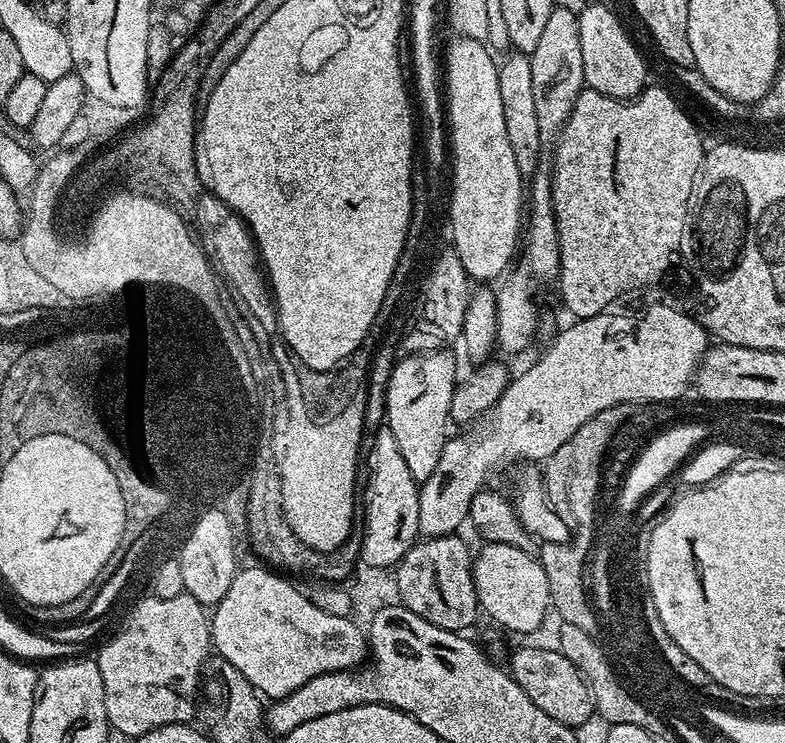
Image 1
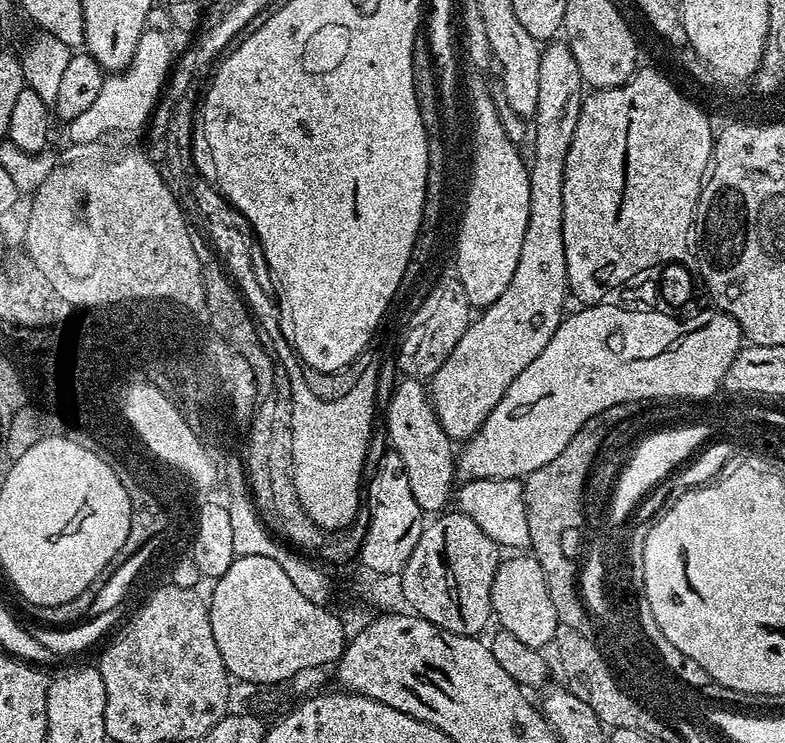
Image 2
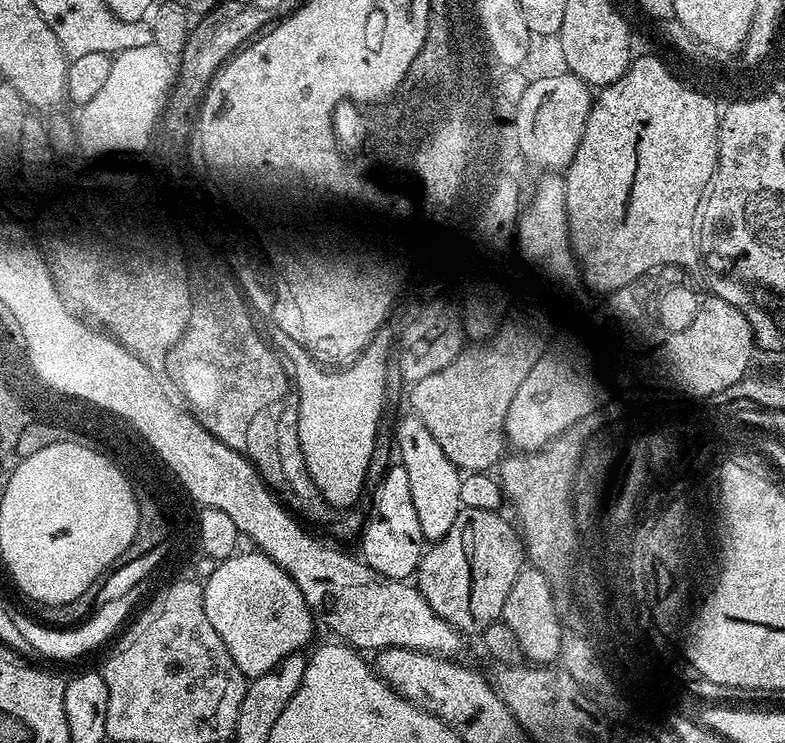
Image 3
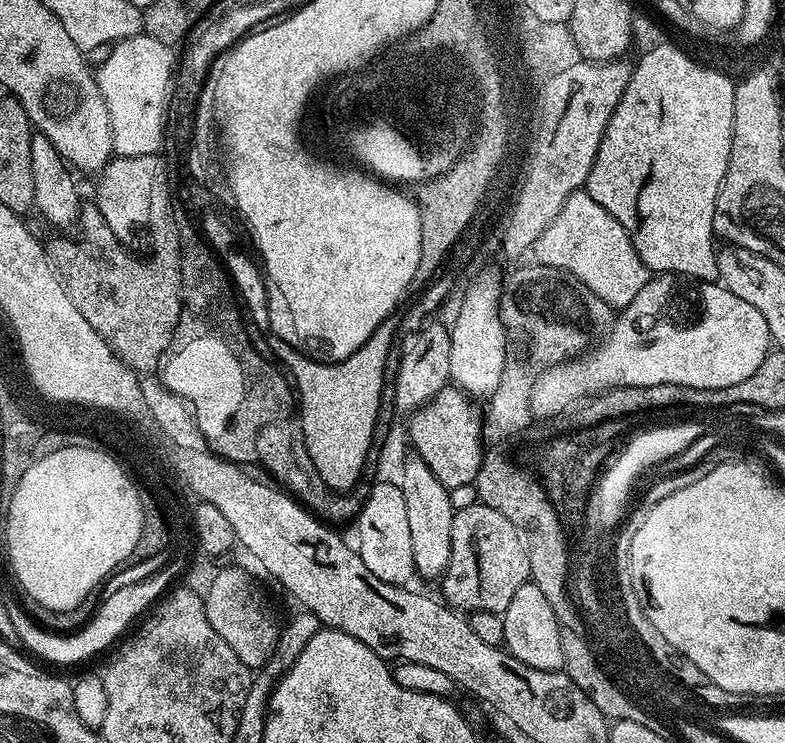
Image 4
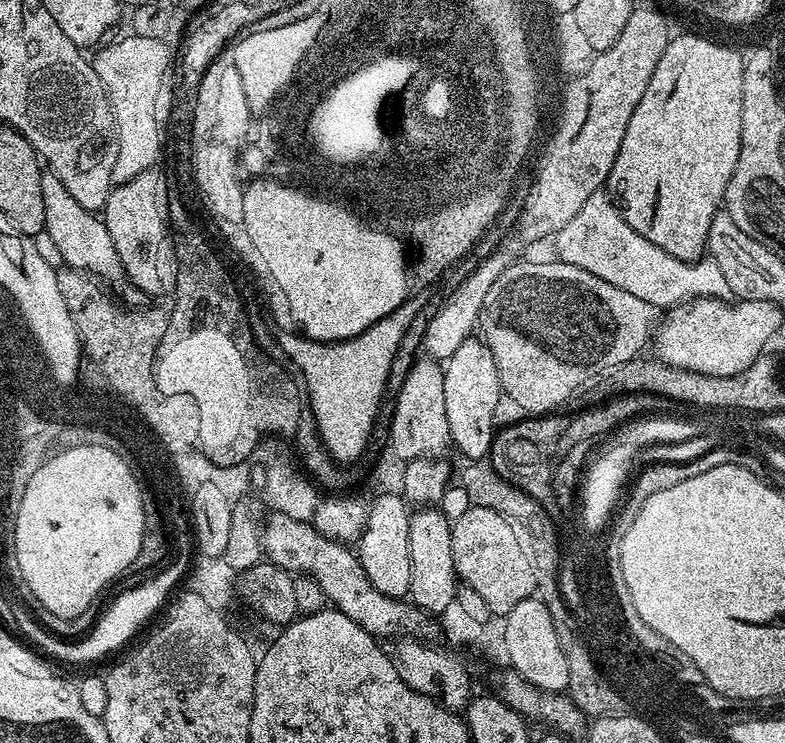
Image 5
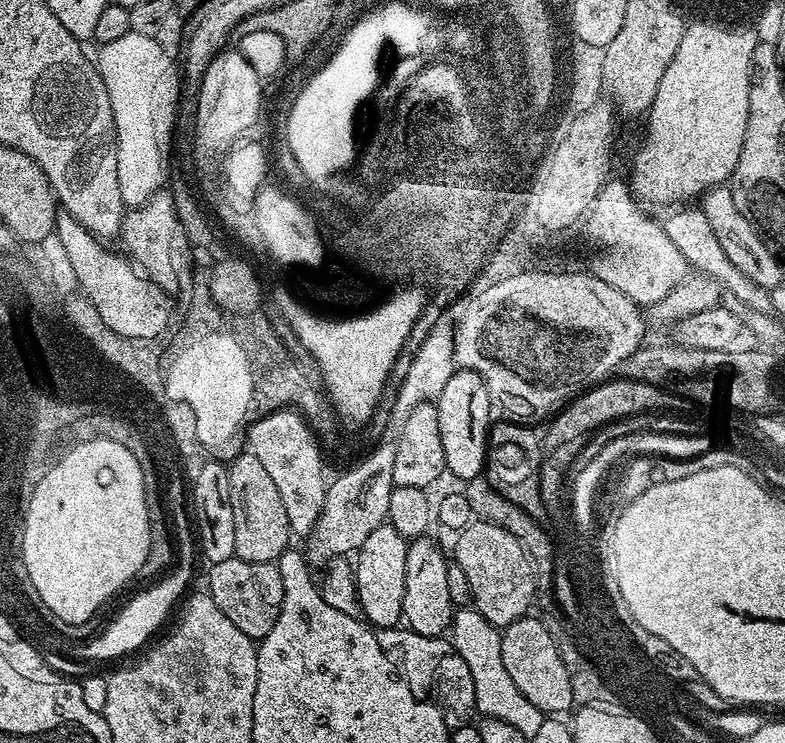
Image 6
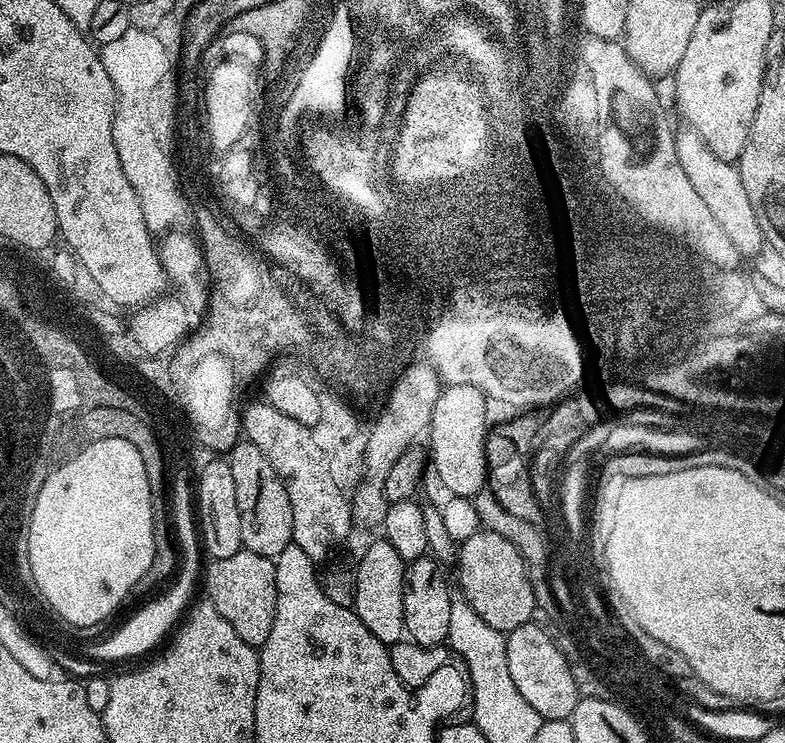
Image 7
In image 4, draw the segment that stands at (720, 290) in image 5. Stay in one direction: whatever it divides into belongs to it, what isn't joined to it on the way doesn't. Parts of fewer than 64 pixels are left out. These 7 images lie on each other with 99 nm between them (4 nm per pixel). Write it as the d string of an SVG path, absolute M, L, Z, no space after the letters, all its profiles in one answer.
M585 189L575 191L574 194L568 196L557 218L539 236L532 256L537 263L543 266L558 268L574 275L613 310L629 305L652 276L647 265L637 254L625 227L605 207L599 206Z

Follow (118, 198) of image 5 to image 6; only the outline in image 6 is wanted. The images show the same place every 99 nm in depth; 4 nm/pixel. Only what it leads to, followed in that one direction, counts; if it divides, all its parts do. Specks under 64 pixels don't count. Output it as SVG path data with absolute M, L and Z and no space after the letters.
M158 196L156 204L140 210L140 214L125 213L121 228L121 241L127 249L127 255L137 267L155 284L173 297L176 292L192 286L192 248L186 248L184 236L174 222L172 206L168 196Z

